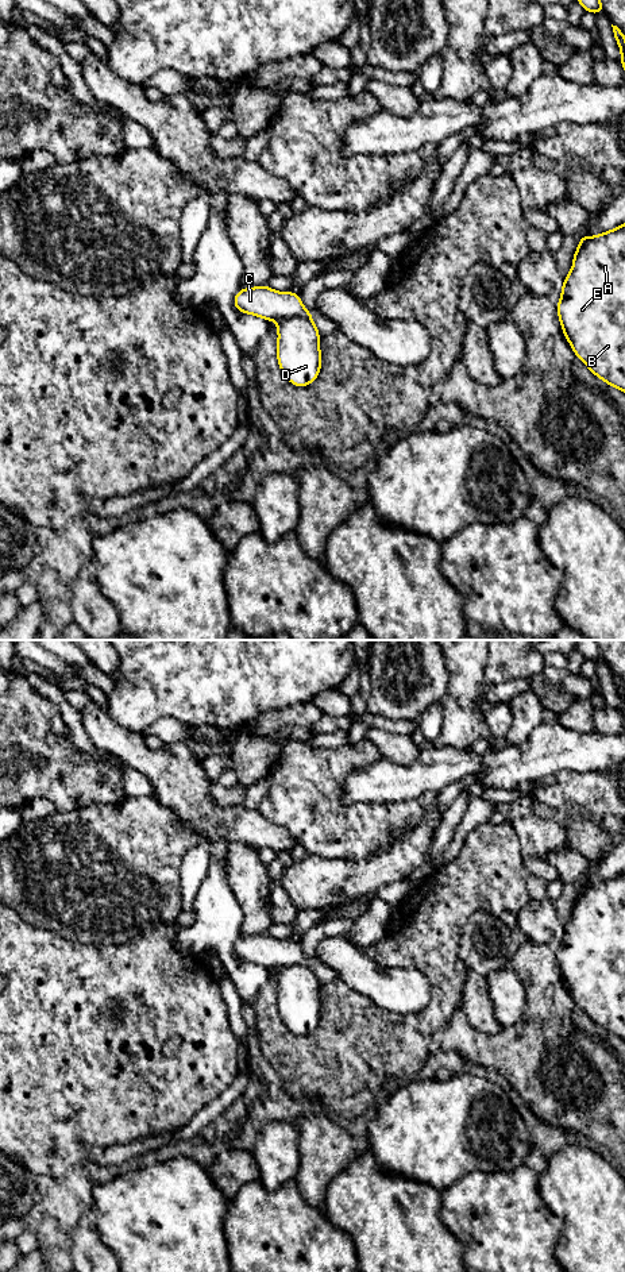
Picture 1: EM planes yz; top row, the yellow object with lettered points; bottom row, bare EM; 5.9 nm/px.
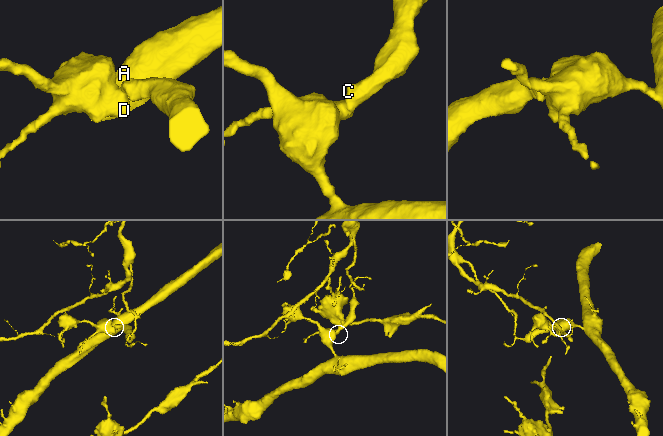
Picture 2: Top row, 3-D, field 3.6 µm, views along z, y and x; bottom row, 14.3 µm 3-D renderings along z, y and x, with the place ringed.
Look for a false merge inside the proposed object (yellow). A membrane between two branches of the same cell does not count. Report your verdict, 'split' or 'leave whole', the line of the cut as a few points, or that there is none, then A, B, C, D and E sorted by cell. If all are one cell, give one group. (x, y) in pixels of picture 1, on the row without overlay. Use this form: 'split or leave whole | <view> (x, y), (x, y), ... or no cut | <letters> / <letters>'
split | yz (309, 964), (280, 964), (276, 967) | A B D E / C

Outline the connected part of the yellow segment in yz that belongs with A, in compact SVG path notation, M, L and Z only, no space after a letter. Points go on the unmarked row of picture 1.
M625 872L597 884L579 886L572 911L556 953L564 984L594 1024L625 1041Z

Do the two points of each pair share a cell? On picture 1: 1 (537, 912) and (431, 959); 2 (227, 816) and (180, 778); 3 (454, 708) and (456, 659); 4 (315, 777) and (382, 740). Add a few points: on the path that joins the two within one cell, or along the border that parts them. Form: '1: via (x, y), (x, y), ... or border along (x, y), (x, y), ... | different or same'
1: border along (531, 899), (516, 916) | different
2: via (215, 814), (191, 790) | same
3: via (459, 696), (459, 671) | same
4: border along (365, 737), (382, 755) | different

